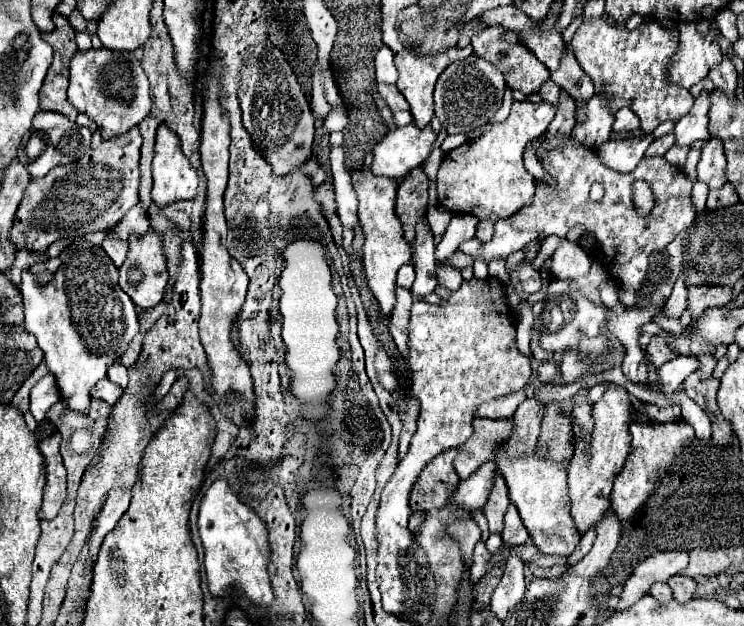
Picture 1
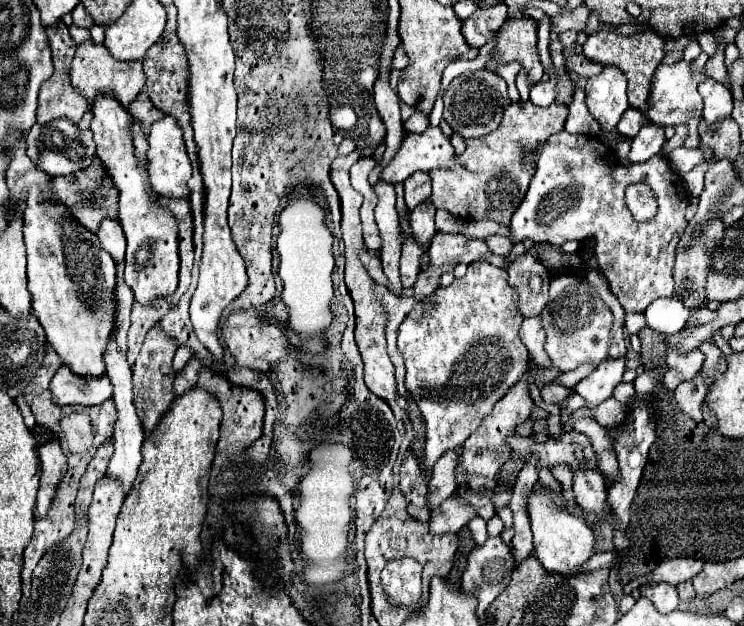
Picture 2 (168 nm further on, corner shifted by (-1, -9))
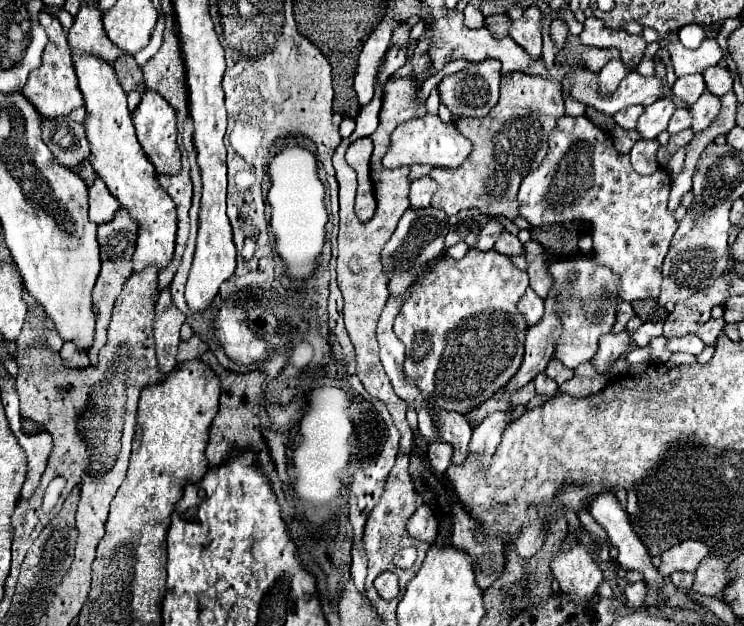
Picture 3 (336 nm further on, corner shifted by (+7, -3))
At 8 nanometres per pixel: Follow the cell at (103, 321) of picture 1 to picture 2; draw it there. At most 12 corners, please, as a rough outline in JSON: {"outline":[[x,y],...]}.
{"outline":[[10,139],[32,313],[62,365],[102,377],[116,263]]}

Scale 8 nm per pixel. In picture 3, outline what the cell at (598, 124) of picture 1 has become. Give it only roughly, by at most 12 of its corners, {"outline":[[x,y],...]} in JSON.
{"outline":[[620,59],[598,73],[600,93],[612,93],[630,73]]}

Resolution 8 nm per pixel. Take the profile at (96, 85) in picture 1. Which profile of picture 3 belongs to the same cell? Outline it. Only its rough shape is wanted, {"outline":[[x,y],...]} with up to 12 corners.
{"outline":[[98,3],[82,7],[68,33],[74,51],[100,55],[108,63],[124,51],[110,43]]}

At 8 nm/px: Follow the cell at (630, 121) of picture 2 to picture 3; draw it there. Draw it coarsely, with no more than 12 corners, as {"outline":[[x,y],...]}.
{"outline":[[632,105],[614,115],[622,129],[636,129],[644,106]]}

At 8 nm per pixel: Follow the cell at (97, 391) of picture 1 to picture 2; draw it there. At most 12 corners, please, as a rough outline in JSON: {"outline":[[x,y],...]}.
{"outline":[[60,367],[50,381],[56,405],[112,399],[108,377],[76,377]]}

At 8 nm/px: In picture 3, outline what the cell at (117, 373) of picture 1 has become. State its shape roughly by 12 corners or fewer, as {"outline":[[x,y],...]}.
{"outline":[[118,209],[98,225],[90,365],[106,345],[114,301],[132,273],[138,223]]}

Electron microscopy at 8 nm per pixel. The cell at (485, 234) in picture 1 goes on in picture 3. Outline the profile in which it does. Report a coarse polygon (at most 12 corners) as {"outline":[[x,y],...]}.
{"outline":[[508,231],[494,249],[504,255],[524,255],[524,243]]}

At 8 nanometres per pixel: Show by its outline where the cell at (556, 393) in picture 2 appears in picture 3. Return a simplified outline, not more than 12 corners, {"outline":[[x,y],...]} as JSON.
{"outline":[[552,359],[544,371],[558,385],[572,379],[572,369]]}

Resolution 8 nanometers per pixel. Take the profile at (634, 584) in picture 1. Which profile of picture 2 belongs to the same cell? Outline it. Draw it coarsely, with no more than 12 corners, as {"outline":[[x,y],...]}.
{"outline":[[690,557],[662,561],[648,585],[678,585],[700,573],[702,561]]}

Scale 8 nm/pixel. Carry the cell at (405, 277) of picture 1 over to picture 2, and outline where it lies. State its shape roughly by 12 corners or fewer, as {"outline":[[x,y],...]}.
{"outline":[[414,239],[404,241],[400,277],[414,287],[424,249]]}

